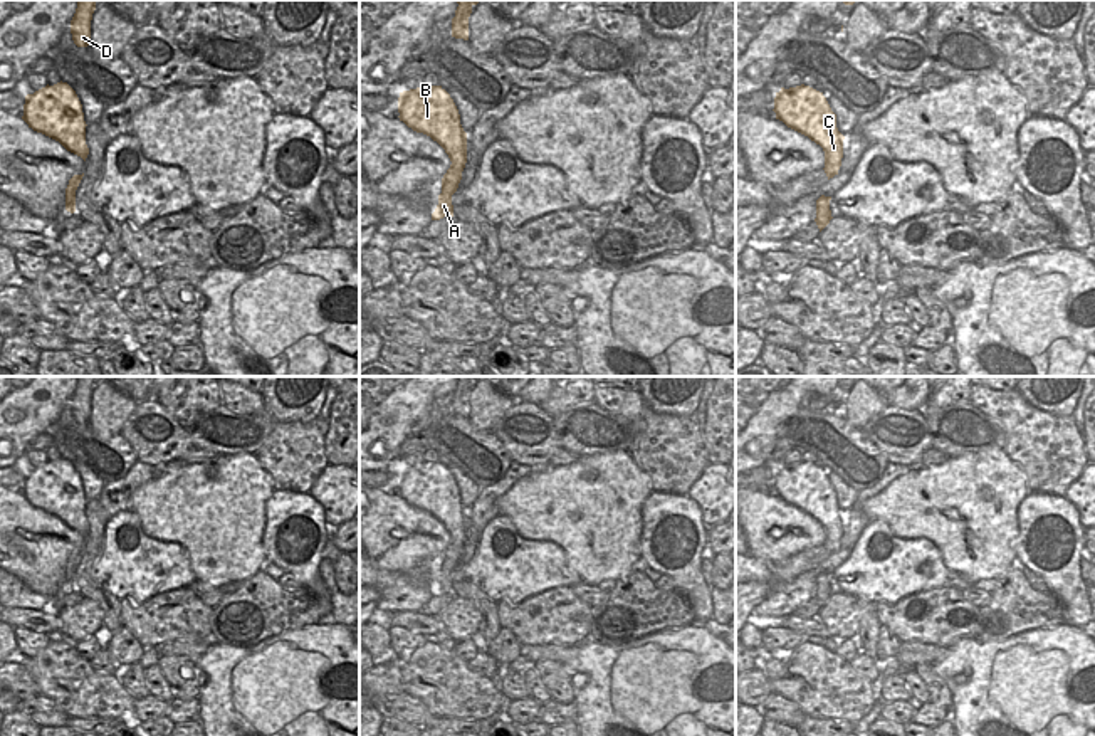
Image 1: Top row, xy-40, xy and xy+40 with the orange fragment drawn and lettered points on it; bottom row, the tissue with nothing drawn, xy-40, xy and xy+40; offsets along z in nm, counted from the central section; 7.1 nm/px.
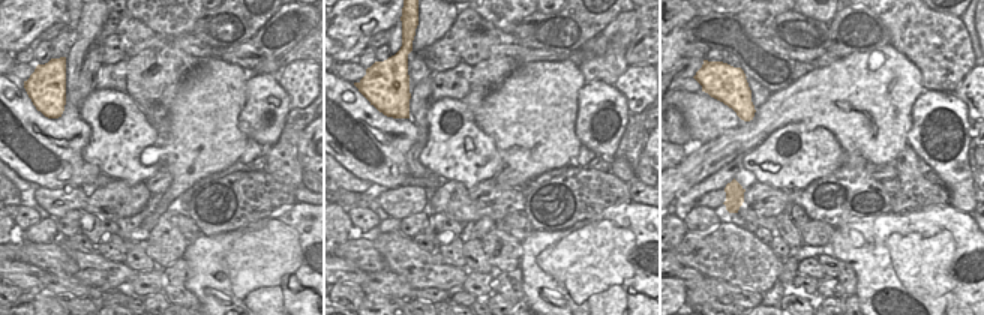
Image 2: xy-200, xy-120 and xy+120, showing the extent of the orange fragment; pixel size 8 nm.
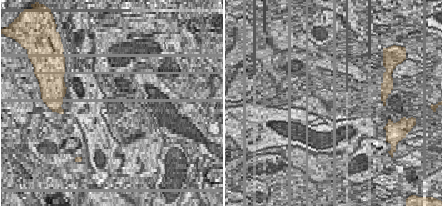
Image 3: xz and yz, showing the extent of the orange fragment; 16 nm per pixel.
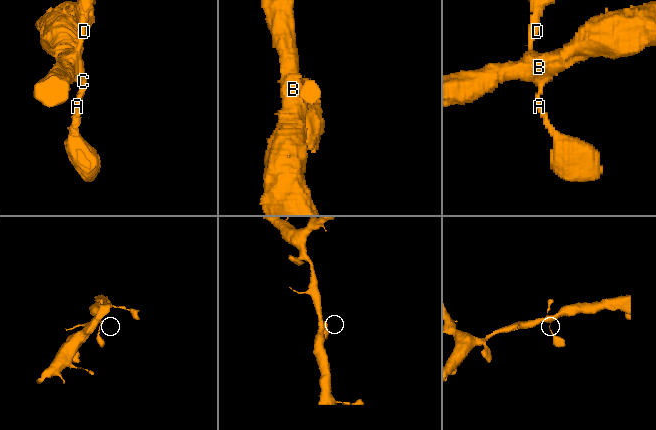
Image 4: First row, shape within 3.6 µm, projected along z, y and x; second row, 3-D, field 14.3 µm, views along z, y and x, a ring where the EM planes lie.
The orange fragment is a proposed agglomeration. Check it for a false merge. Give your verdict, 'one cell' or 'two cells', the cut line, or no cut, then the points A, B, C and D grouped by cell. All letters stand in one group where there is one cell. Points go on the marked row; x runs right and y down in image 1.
one cell | no cut | A B C D

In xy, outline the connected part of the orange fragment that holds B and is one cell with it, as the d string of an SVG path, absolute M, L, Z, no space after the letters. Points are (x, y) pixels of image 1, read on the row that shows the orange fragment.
M422 86L403 91L398 97L400 121L417 133L437 141L448 155L452 165L442 178L442 193L432 220L453 217L452 195L462 180L467 163L467 133L460 124L458 109L442 86Z

